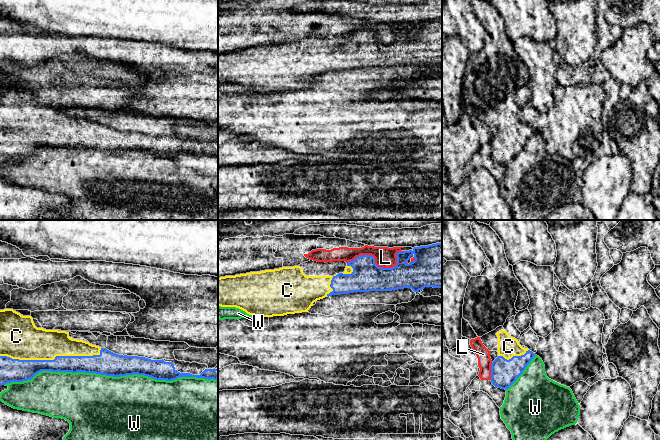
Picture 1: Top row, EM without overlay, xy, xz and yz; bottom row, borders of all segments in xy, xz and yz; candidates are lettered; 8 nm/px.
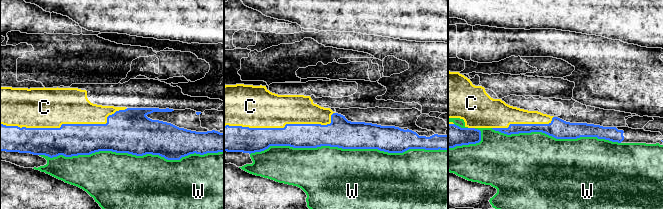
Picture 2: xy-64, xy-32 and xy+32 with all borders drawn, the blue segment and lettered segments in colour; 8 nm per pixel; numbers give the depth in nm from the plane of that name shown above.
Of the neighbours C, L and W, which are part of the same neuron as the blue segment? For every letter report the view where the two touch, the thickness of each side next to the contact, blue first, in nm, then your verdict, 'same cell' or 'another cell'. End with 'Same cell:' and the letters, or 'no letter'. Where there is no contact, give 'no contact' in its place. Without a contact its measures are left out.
C: xy | 170/280 nm | same cell
L: xz | 240/170 nm | another cell
W: xy | 190/480 nm | another cell
Same cell: C

